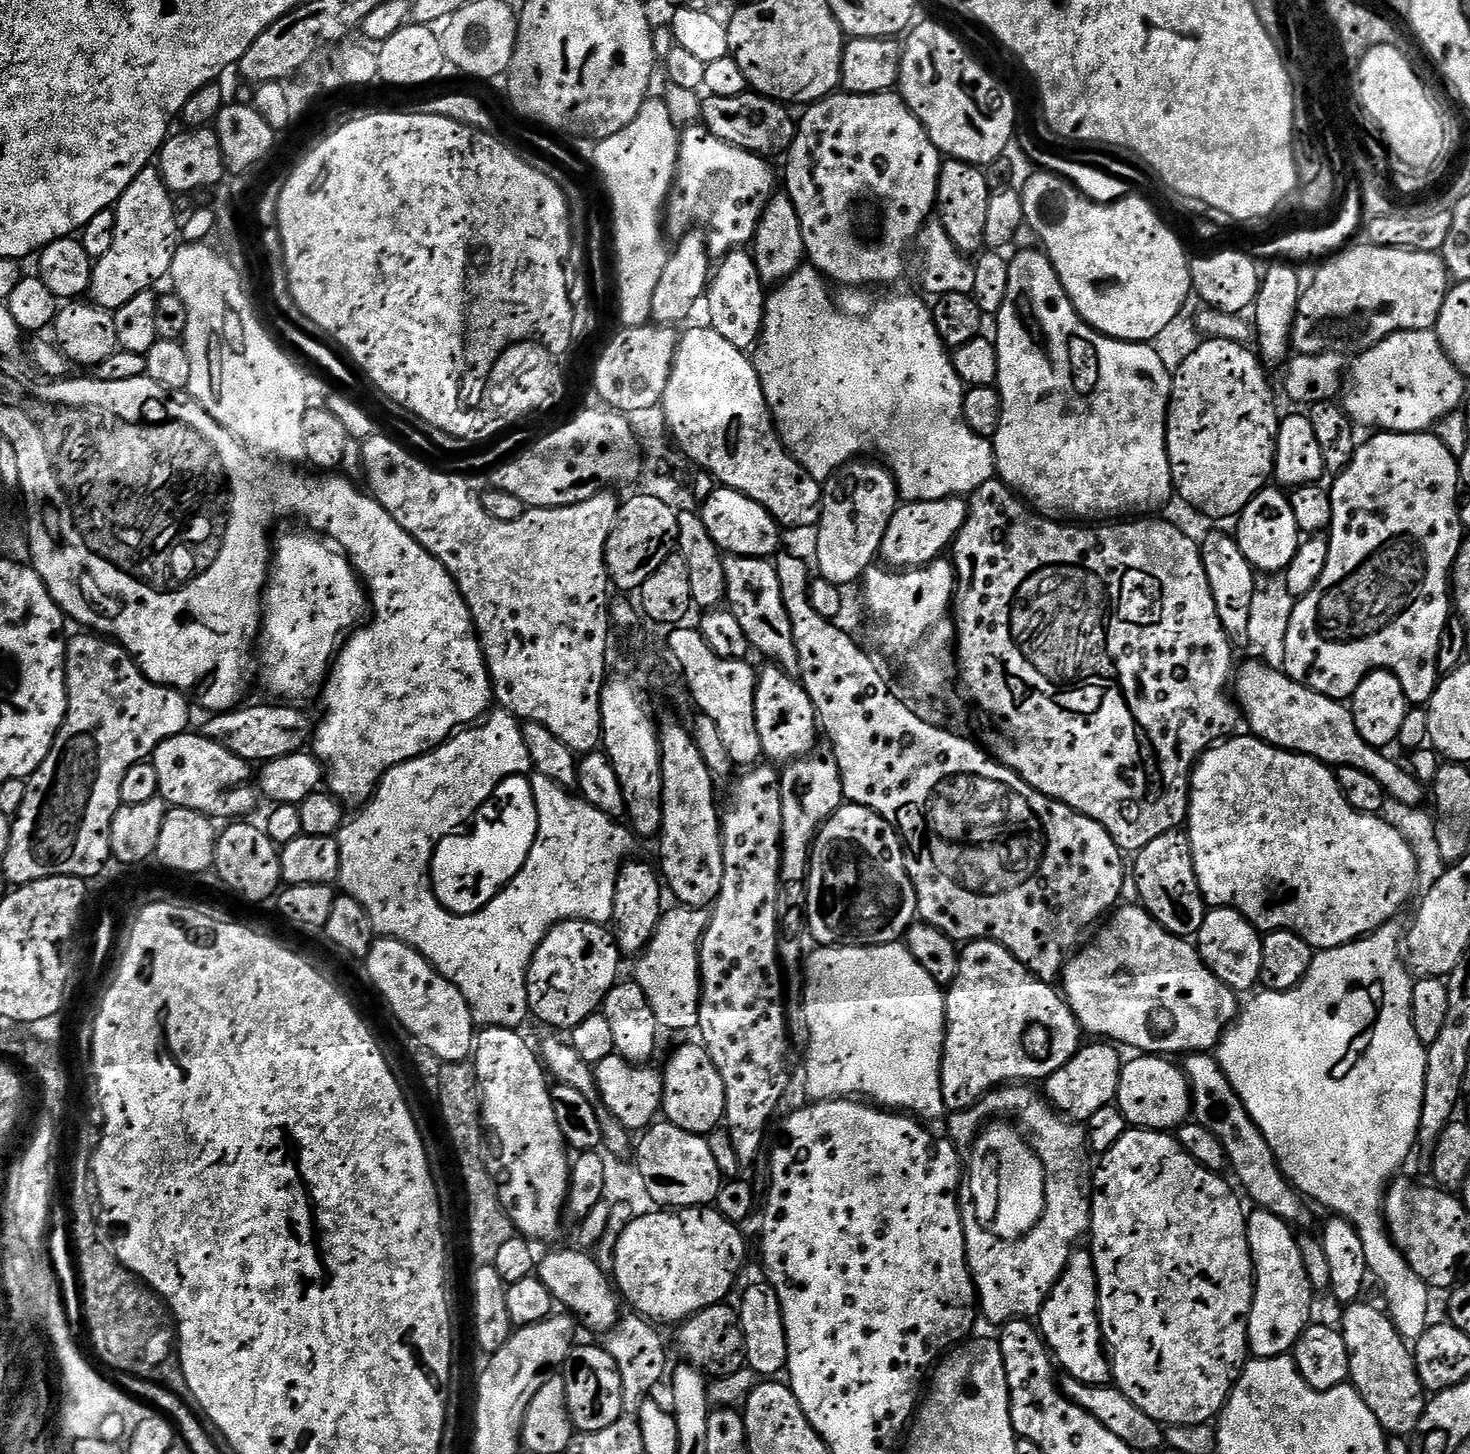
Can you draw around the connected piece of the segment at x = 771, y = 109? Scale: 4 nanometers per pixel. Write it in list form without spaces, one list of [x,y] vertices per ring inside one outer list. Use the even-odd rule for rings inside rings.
[[[751,91],[736,95],[734,98],[718,98],[707,95],[701,101],[701,123],[716,138],[730,142],[748,152],[768,154],[775,149],[785,151],[796,136],[795,119],[779,101],[769,99]]]

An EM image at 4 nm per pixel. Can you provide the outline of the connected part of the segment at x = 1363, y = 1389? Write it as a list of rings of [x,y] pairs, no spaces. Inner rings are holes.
[[[1357,1302],[1343,1309],[1344,1317],[1338,1321],[1338,1327],[1344,1334],[1346,1350],[1350,1354],[1350,1384],[1357,1397],[1366,1406],[1370,1406],[1374,1418],[1384,1428],[1385,1433],[1393,1436],[1411,1437],[1426,1407],[1426,1390],[1418,1378],[1416,1358],[1409,1341],[1402,1339],[1392,1324],[1391,1318],[1383,1307],[1375,1308],[1372,1304]]]

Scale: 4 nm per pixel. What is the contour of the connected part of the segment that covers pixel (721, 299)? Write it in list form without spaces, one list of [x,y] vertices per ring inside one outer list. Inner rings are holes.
[[[737,250],[723,257],[715,265],[710,276],[710,283],[706,293],[708,304],[707,323],[726,338],[726,342],[738,346],[738,350],[751,353],[760,343],[760,332],[764,328],[764,301],[766,299],[766,285],[760,279],[756,259],[751,251]]]

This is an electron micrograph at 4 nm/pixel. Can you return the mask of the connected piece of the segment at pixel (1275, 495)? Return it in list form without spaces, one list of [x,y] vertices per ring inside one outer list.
[[[1276,486],[1264,487],[1241,510],[1235,524],[1234,537],[1237,545],[1257,573],[1276,572],[1280,574],[1290,566],[1290,562],[1294,562],[1294,554],[1298,554],[1302,543],[1302,533],[1294,518],[1292,502],[1287,491]]]

